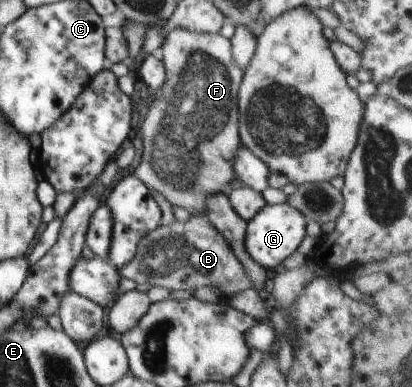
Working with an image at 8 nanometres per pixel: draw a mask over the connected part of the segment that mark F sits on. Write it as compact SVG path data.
M172 30L158 51L166 79L156 90L155 100L141 124L143 155L134 174L150 191L159 192L173 206L181 206L191 214L205 217L206 201L211 195L227 194L225 189L236 179L234 158L243 146L239 136L240 112L238 90L244 72L235 64L232 42L219 33L194 33Z

